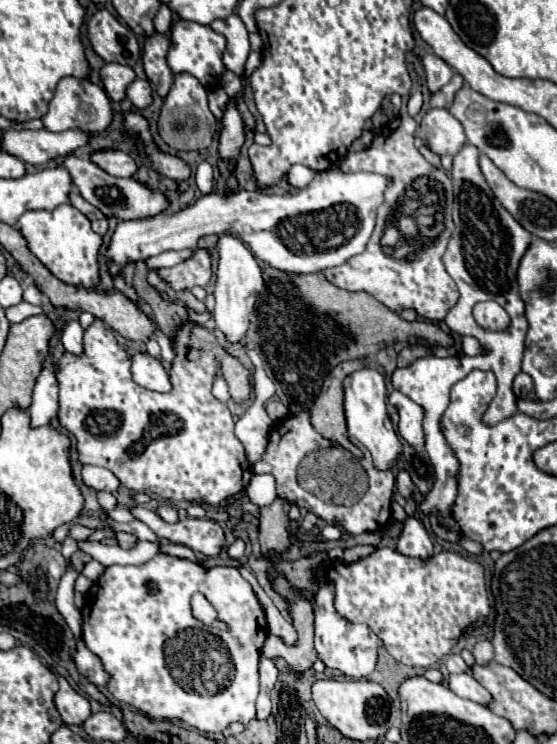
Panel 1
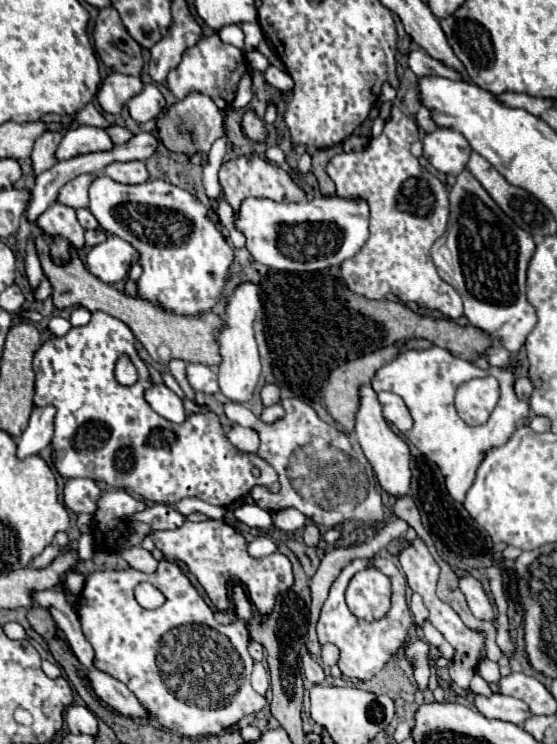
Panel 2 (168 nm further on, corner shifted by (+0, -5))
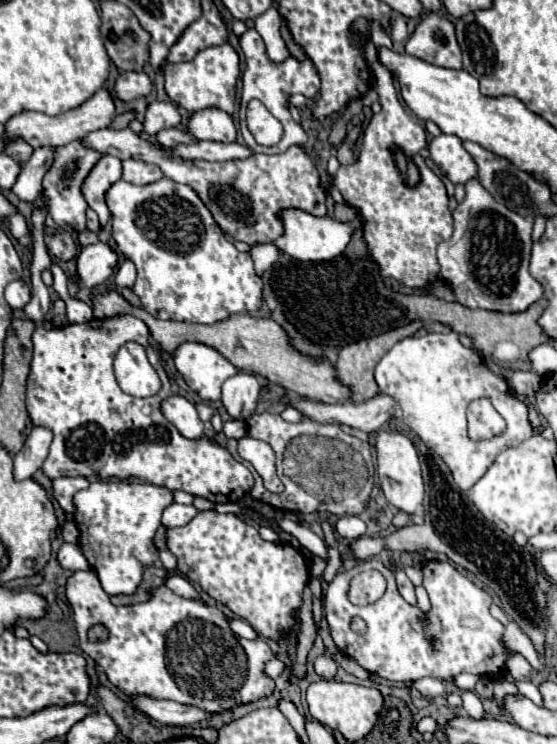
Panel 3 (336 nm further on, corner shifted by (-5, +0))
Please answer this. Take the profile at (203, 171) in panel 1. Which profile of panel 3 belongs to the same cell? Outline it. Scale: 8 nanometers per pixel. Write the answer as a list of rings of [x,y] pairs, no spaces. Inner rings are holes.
[[[254,245],[252,247],[252,253],[250,253],[254,265],[256,265],[256,273],[262,275],[266,273],[280,257],[280,249],[276,245]]]

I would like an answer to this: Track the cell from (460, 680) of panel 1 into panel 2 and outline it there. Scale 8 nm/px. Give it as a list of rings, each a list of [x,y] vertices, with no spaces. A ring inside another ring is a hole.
[[[475,694],[475,708],[485,718],[505,720],[505,722],[513,722],[517,726],[521,726],[531,716],[531,712],[523,700],[517,700],[513,696],[501,696],[501,694],[491,694],[491,696]]]

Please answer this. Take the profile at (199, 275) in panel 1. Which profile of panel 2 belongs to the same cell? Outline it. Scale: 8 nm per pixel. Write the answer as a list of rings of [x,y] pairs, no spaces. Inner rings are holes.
[[[99,174],[89,186],[89,210],[107,234],[119,236],[137,248],[141,256],[137,262],[143,266],[143,276],[137,280],[139,296],[163,306],[165,310],[189,316],[213,308],[221,296],[223,280],[233,262],[233,250],[223,234],[207,218],[207,208],[193,194],[163,180],[149,180],[127,186],[111,180],[105,174]]]

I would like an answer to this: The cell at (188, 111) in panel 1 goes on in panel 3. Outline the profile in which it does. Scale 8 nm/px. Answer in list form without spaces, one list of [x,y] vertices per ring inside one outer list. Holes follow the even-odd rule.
[[[216,107],[192,113],[188,121],[188,131],[200,141],[220,141],[220,143],[236,141],[236,127],[232,117],[224,111],[218,111]]]

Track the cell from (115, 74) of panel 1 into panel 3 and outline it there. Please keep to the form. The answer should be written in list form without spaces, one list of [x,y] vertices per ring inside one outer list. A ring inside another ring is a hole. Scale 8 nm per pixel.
[[[122,73],[116,79],[116,87],[114,87],[118,99],[122,101],[132,101],[136,97],[146,97],[152,91],[152,81],[146,73]]]

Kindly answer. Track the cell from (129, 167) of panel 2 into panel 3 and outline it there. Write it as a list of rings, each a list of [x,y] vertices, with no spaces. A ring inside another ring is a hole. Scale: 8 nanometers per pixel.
[[[128,159],[128,161],[122,161],[122,165],[124,165],[122,179],[128,183],[134,183],[134,185],[148,185],[148,183],[154,183],[164,177],[160,167],[154,167],[150,163]]]

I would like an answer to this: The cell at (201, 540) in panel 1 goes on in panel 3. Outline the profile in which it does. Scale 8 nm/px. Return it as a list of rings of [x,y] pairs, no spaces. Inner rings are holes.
[[[202,511],[184,527],[168,529],[168,549],[178,559],[178,571],[198,583],[214,601],[246,619],[254,631],[276,643],[296,623],[302,593],[310,579],[306,557],[288,543],[270,543],[240,515]]]

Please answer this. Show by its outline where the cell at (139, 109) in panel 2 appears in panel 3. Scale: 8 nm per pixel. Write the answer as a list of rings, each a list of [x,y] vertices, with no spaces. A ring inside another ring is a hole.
[[[154,101],[148,105],[146,111],[146,121],[144,121],[144,131],[154,137],[158,131],[162,129],[170,129],[170,127],[178,127],[182,121],[178,109],[172,103],[162,103],[162,101]]]

